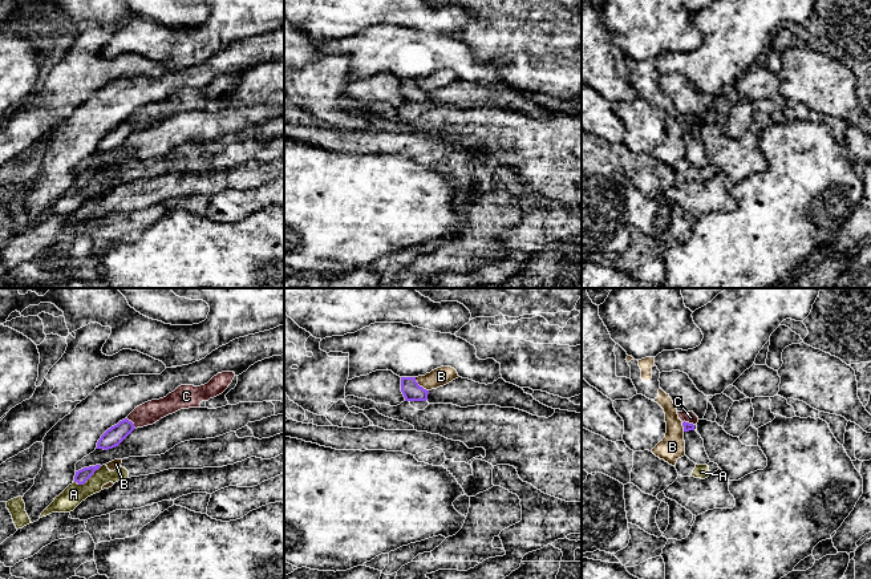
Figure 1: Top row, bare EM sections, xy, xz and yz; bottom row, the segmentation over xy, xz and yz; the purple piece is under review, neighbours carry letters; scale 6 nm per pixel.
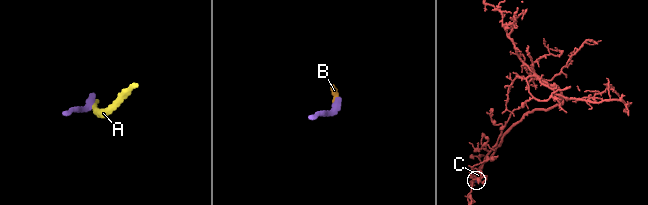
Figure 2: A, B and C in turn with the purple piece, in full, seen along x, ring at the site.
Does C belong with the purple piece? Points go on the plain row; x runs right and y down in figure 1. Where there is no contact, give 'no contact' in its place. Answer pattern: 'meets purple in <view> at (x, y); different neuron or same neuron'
meets purple in xy at (132, 125); same neuron

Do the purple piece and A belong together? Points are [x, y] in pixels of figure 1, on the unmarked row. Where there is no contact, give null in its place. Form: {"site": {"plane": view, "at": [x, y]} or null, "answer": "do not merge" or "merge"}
{"site": {"plane": "xy", "at": [86, 182]}, "answer": "do not merge"}

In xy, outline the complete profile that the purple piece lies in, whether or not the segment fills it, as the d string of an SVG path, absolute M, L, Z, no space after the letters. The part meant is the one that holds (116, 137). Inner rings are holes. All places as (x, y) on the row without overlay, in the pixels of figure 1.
M222 74L204 88L181 88L163 101L151 102L137 109L125 122L119 124L101 138L96 151L113 151L134 131L153 127L181 112L206 110L206 105L222 97L232 85L234 80L234 74Z

